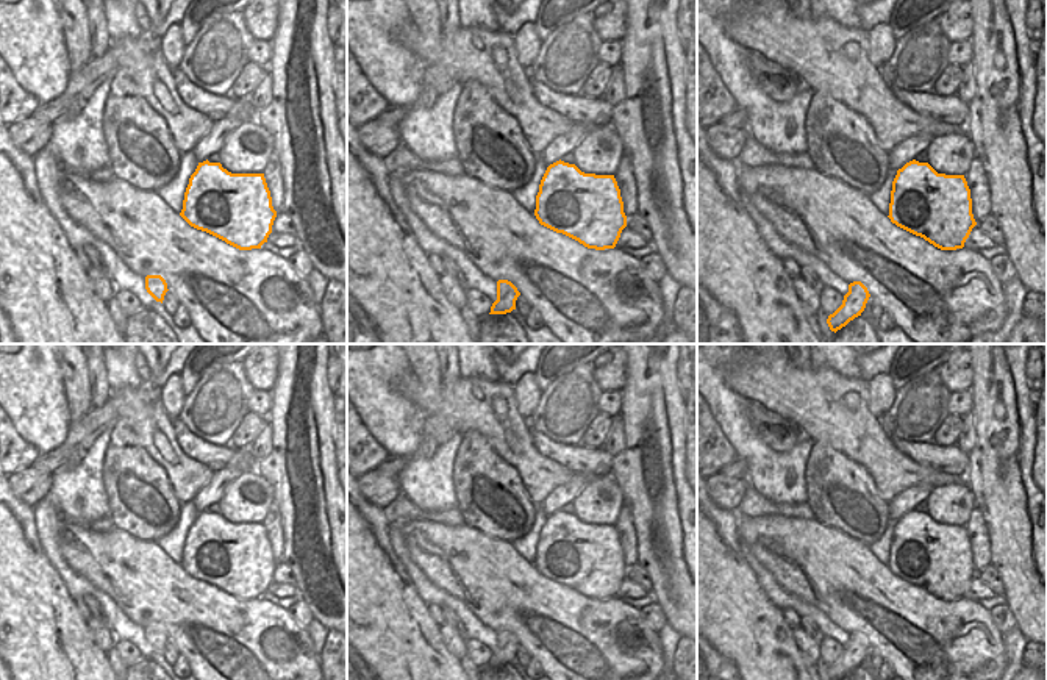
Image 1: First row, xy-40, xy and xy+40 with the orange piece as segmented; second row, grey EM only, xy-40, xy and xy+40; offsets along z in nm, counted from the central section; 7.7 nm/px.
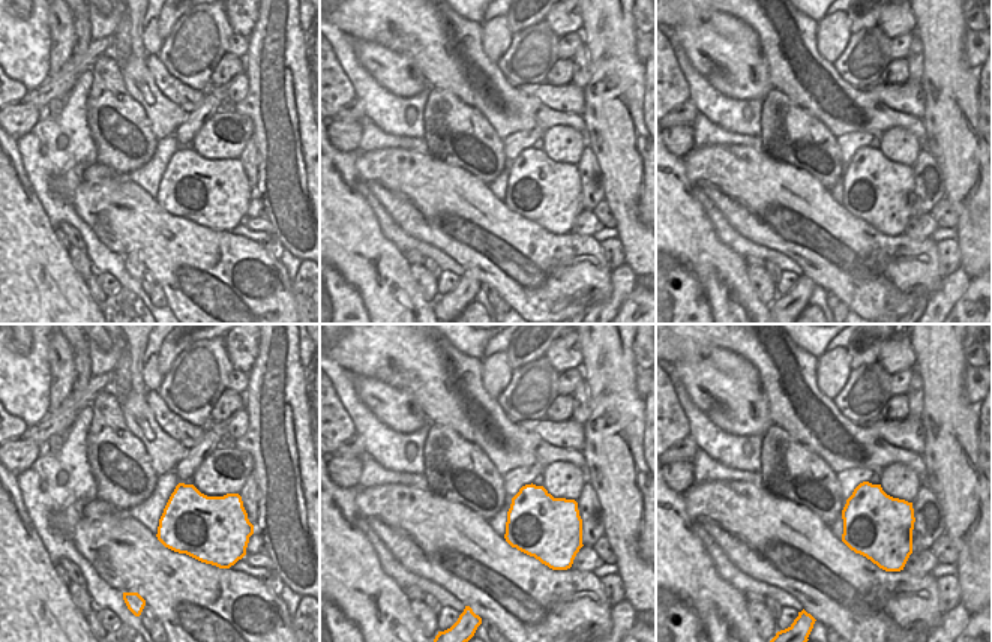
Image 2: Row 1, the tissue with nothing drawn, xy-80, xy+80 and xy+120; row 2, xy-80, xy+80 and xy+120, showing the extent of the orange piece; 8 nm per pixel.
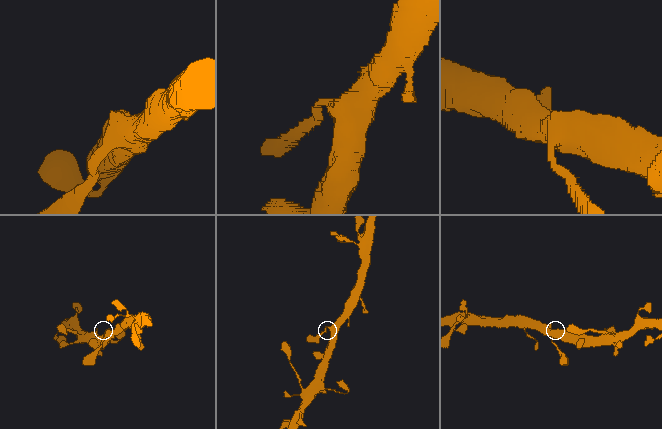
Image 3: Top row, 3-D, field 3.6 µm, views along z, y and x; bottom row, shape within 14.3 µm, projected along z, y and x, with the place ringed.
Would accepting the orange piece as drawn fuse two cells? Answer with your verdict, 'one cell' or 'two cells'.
one cell

